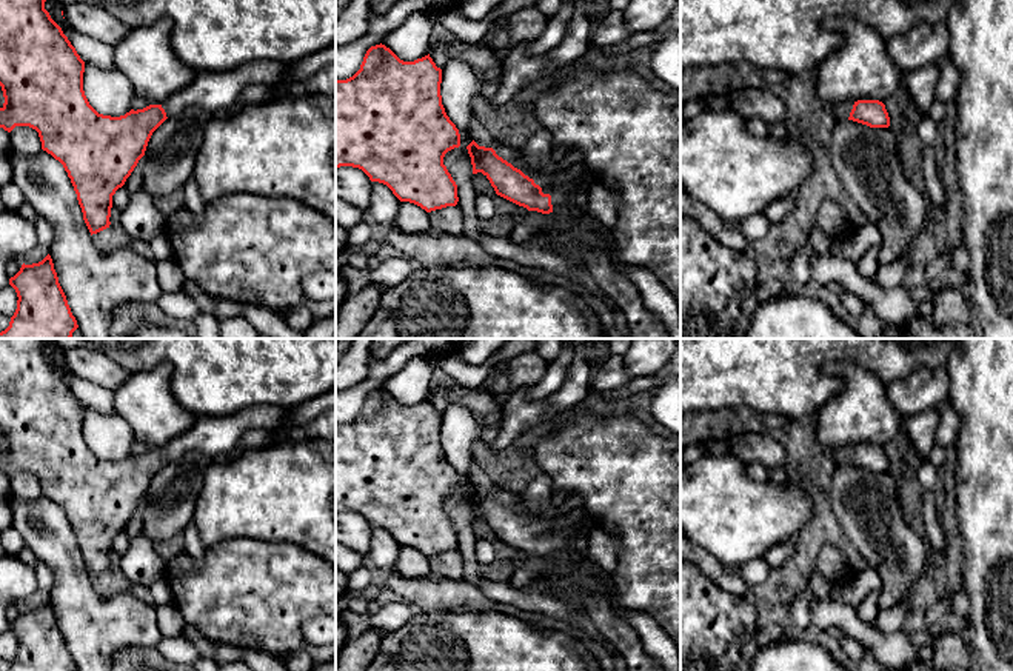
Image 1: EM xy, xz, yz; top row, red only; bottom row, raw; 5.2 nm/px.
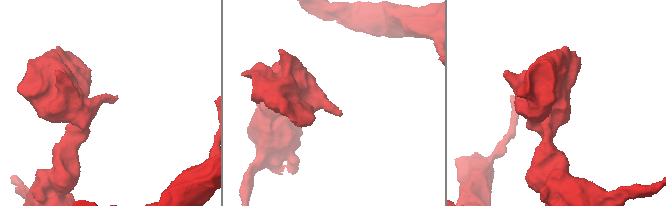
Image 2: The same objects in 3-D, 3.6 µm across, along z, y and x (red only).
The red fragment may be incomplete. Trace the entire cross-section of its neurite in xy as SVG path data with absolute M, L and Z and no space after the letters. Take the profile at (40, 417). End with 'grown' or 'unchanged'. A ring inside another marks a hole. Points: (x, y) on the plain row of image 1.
M0 339L0 431L5 442L0 472L11 477L15 471L29 471L38 477L42 494L68 517L91 580L109 573L112 540L125 529L145 500L152 477L168 462L188 451L206 457L232 452L248 429L277 432L286 420L288 409L274 405L251 406L225 417L197 417L185 434L160 449L131 454L120 462L103 460L85 440L85 406L45 354L45 346L43 339Z | grown

